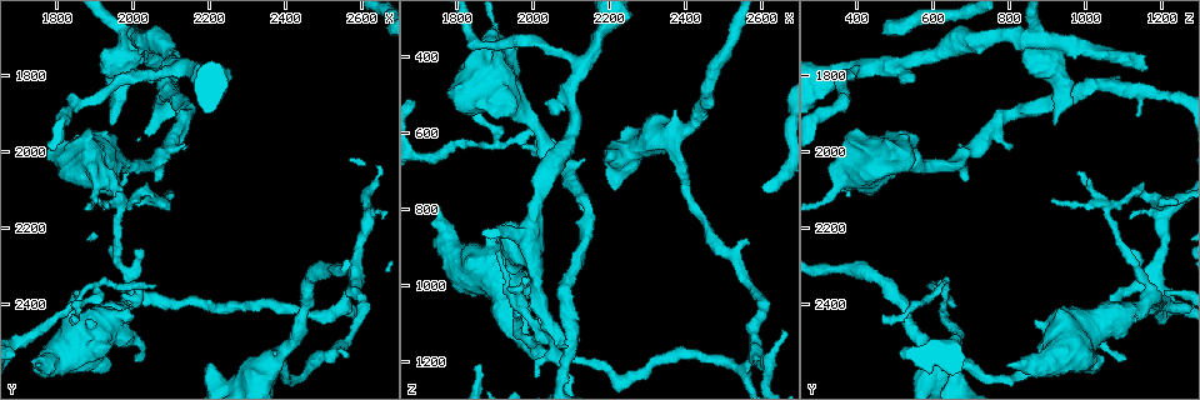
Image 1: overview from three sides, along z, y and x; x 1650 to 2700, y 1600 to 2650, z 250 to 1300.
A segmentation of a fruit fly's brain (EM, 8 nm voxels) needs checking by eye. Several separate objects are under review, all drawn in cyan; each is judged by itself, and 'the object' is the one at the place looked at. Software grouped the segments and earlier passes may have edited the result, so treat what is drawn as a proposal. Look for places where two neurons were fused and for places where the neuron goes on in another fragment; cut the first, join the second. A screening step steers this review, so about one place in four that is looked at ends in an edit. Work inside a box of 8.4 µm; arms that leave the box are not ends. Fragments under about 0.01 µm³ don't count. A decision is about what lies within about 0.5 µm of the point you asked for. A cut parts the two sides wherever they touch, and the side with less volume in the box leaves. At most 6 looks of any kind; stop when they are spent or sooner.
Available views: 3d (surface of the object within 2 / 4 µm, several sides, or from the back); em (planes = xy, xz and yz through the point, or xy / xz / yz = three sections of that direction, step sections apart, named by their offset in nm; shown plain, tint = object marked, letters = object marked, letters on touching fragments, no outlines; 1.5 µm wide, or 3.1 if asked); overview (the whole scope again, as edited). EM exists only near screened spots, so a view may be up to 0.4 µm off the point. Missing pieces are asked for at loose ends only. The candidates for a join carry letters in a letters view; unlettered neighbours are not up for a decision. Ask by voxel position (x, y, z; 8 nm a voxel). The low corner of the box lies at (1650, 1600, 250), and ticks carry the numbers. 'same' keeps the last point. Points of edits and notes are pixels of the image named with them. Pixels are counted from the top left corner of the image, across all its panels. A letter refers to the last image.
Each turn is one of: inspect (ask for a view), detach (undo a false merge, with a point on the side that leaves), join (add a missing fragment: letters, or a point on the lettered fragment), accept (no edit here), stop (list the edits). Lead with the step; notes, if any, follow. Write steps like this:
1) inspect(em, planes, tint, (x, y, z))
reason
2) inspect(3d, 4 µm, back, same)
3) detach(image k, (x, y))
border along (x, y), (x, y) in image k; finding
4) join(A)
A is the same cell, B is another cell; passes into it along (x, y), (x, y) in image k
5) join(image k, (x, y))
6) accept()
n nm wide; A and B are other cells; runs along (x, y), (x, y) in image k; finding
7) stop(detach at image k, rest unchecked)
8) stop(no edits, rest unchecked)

inspect(3d, 2 µm, (2195, 2560, 645))
free end

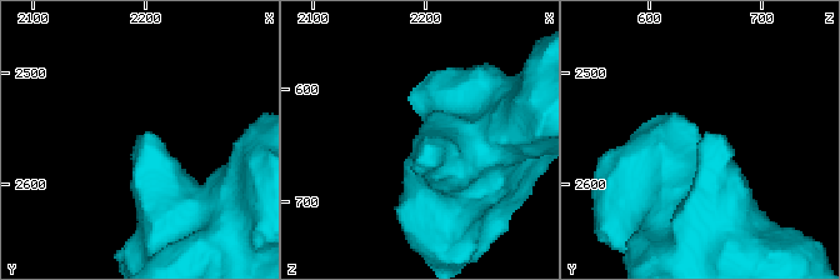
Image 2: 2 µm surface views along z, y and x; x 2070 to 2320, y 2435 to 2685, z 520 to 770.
inspect(em, planes, letters, (2200, 2558, 652))
shape alone is not enough

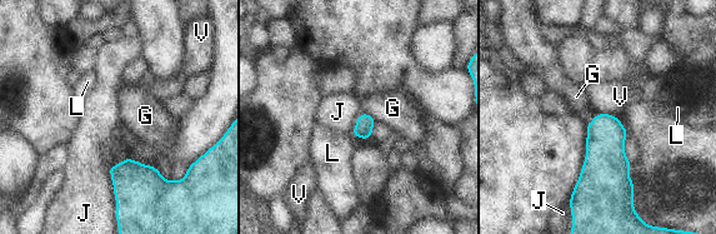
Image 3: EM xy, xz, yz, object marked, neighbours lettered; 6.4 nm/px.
accept()
J touches over 260 nm; G, J, L and V are other cells; none of them fits

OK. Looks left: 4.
inspect(3d, 4 µm, (1965, 2145, 1060))
abrupt turn

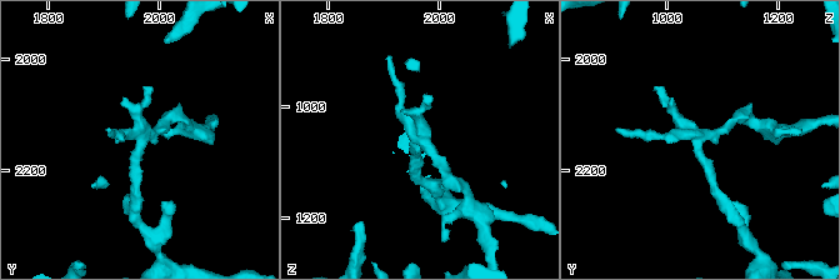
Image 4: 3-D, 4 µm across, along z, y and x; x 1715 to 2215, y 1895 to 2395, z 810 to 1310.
inspect(em, planes, letters, (1965, 2145, 1055))
need the tissue

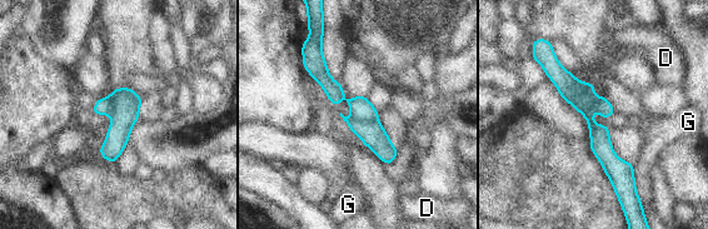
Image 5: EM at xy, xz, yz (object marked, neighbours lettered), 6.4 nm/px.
detach(image 5, (373, 135))
D and G are other cells; border along (350, 117), (360, 122), (377, 122) in image 5; two neurons meet here

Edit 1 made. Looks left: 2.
stop(detach at image 5, rest unchecked)

